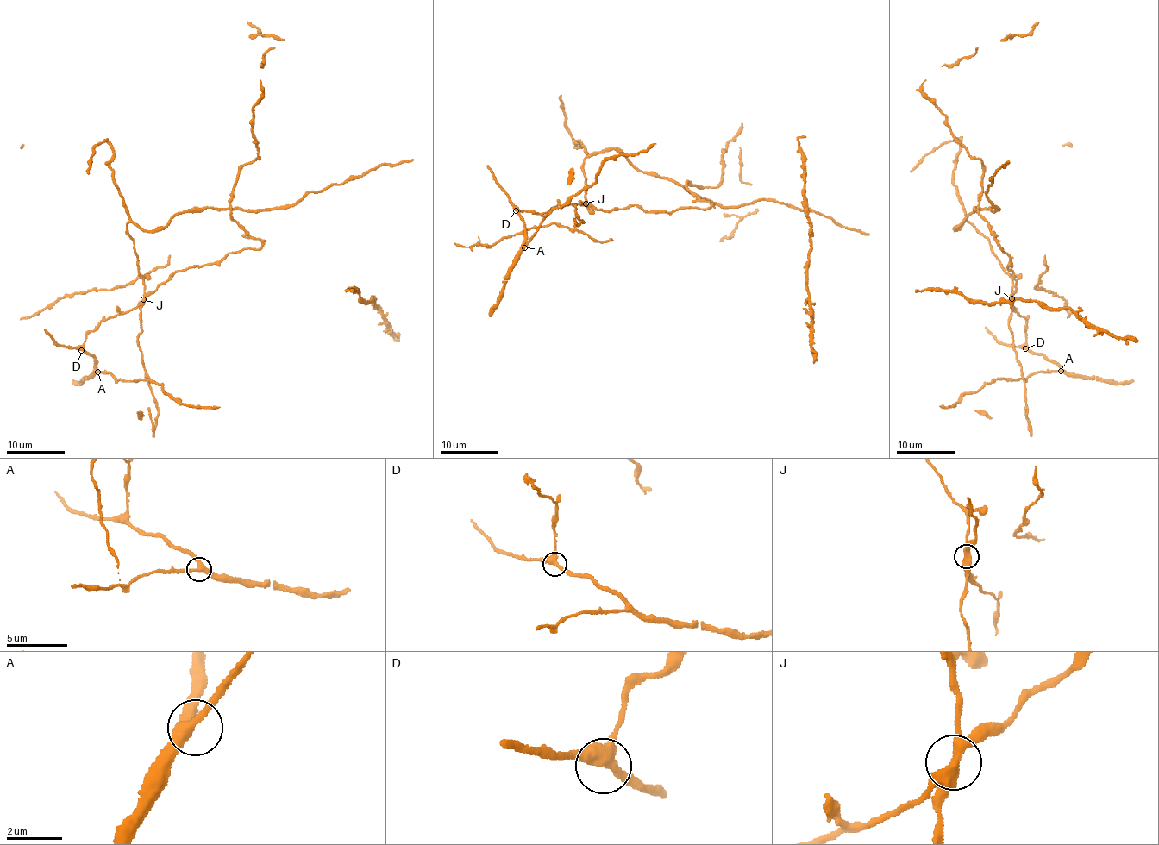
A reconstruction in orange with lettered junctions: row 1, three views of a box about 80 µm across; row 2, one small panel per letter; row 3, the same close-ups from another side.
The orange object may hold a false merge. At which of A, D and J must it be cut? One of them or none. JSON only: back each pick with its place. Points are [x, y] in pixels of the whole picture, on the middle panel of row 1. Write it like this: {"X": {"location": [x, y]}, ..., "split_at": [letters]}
{"J": {"location": [585, 203]}, "split_at": ["J"]}

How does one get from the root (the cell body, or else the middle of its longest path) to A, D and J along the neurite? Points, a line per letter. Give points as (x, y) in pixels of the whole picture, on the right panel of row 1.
A: (992, 250), (1002, 269), (1011, 279), (1011, 307), (1025, 318), (1027, 347), (1035, 353), (1045, 354), (1061, 371)
D: (992, 250), (1002, 269), (1011, 279), (1011, 307), (1025, 318), (1025, 348)
J: (992, 250), (1002, 269), (1011, 279), (1011, 298)

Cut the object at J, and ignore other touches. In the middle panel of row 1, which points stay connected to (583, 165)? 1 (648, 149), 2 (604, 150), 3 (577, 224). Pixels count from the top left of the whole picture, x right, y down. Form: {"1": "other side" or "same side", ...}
{"1": "other side", "2": "same side", "3": "same side"}

